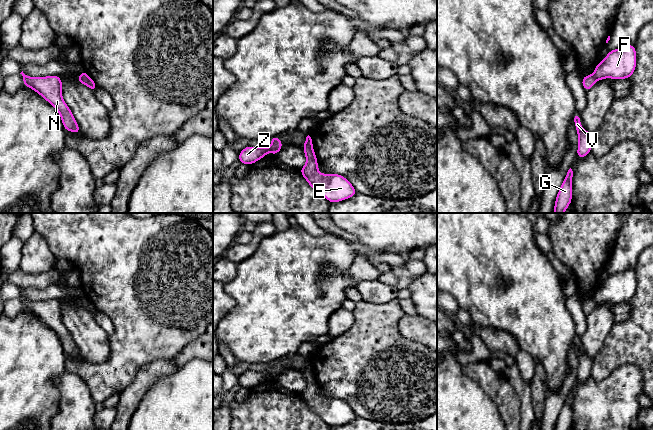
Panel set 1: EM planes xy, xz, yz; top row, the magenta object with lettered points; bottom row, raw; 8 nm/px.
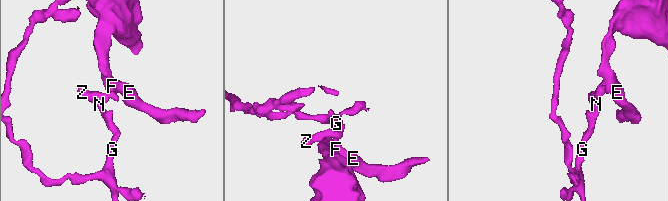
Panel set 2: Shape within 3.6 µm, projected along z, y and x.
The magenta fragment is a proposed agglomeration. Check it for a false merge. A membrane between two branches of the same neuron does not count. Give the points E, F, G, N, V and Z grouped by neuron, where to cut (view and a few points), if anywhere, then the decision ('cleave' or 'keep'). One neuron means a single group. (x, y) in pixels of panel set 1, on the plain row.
E F / G N V Z; cut in xz along (303, 370), (312, 372); cleave

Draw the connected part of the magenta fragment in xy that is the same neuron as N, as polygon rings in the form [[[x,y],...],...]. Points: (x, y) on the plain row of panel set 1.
[[[23,295],[20,298],[23,300],[24,310],[33,313],[58,335],[65,354],[78,358],[80,356],[78,347],[62,321],[61,302],[55,299],[29,301],[25,299]]]

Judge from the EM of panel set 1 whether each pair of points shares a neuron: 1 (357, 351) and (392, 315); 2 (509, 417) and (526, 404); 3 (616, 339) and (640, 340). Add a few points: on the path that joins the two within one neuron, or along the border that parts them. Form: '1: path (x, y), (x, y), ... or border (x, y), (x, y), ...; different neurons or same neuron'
1: path (366, 342), (383, 324); same neuron
2: border (512, 387), (519, 398), (521, 419); different neurons
3: path (622, 340), (634, 340); same neuron

